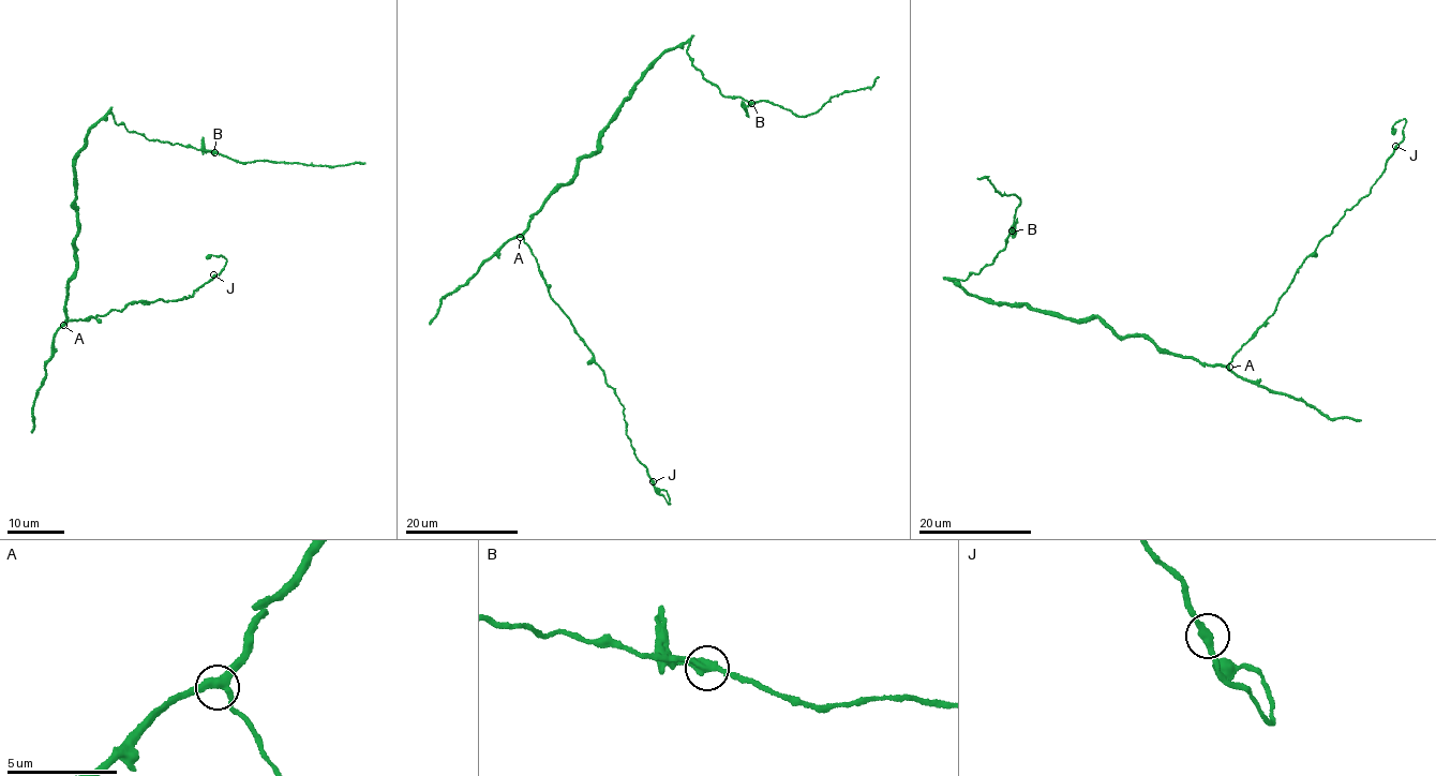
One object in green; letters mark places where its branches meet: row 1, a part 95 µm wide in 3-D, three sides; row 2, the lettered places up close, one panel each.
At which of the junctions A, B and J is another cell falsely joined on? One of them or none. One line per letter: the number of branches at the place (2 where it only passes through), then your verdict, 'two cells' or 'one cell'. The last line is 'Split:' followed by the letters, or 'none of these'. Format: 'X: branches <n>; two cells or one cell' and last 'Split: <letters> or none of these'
A: branches 3; one cell
B: branches 3; two cells
J: branches 2; one cell
Split: B

